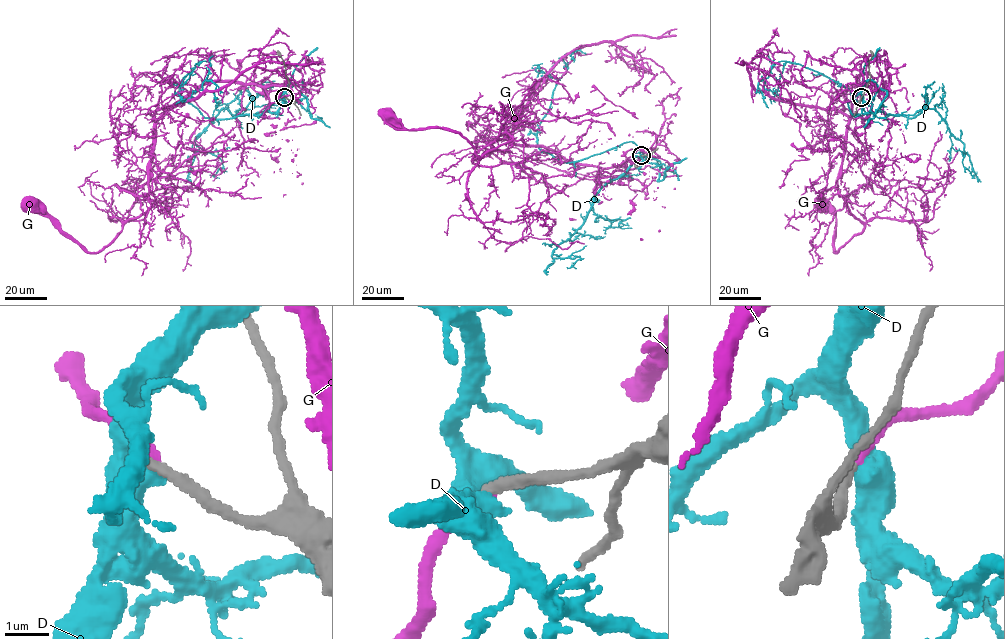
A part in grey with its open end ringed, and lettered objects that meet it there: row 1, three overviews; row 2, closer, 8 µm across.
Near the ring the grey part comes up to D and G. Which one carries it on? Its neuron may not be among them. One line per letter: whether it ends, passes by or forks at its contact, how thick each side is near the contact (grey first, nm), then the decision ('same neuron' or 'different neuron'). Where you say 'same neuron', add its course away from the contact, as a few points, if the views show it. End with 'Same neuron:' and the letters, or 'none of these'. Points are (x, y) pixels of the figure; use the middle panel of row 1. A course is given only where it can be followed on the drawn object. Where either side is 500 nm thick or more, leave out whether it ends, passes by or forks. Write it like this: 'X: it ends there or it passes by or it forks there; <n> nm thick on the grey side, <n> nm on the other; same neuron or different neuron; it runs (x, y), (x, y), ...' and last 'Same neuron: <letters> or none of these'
D: 260 nm thick on the grey side, 500 nm on the other; different neuron
G: it ends there; 260 nm thick on the grey side, 280 nm on the other; same neuron; it runs (641, 156), (618, 184), (628, 182), (505, 131), (512, 139), (480, 158), (454, 131), (396, 130), (385, 115)
Same neuron: G

